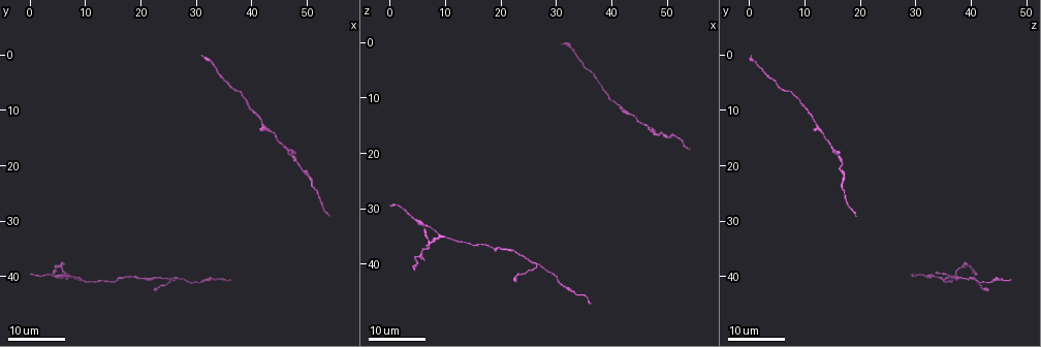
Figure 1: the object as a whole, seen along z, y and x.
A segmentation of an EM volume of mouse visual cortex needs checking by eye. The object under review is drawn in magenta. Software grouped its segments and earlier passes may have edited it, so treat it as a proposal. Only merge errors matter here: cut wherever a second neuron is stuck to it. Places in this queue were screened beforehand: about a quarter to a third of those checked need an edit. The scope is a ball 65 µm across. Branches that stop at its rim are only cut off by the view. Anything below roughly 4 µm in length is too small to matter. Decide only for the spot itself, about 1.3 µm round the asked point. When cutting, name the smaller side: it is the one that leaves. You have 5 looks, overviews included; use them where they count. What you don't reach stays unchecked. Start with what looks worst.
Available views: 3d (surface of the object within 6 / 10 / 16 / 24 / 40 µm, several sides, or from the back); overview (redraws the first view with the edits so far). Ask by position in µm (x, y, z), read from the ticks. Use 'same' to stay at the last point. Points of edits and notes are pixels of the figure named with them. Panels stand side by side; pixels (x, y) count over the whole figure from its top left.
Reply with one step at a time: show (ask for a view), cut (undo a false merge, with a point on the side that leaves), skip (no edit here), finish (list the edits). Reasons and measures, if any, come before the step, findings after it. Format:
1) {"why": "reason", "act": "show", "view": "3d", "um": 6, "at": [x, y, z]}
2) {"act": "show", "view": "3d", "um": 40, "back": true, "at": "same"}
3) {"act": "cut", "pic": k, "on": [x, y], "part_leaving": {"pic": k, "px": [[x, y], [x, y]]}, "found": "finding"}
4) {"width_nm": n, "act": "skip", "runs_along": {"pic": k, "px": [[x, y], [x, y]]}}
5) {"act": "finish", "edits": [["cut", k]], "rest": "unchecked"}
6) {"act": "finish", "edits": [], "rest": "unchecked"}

{"why": "two arms in line, one across", "act": "show", "view": "3d", "um": 24, "at": [26.5, 40.0, 40.5]}

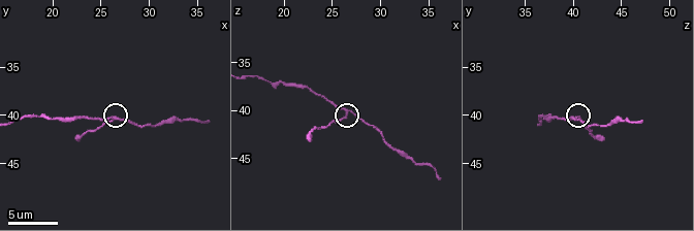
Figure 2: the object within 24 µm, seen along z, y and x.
{"act": "show", "view": "3d", "um": 6, "at": [26.4, 40.0, 40.4]}

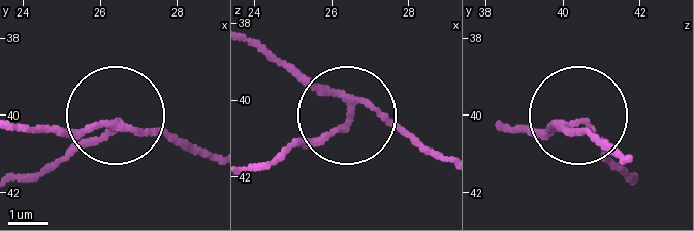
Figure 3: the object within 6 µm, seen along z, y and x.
{"side_arm_um": 6, "act": "skip", "found": "all the same neuron"}

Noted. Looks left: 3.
{"why": "three-way junction", "act": "show", "view": "3d", "um": 24, "at": [9.0, 40.5, 34.5]}

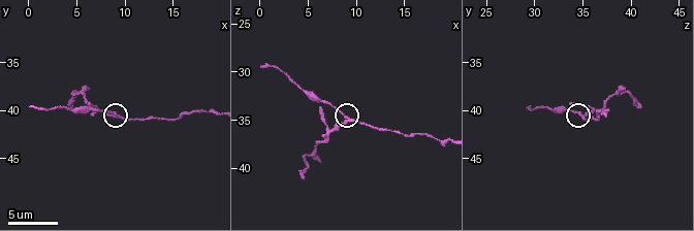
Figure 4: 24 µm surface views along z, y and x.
{"act": "show", "view": "3d", "um": 10, "at": [9.2, 40.4, 35.0]}

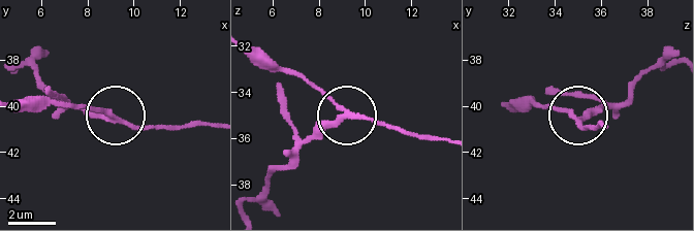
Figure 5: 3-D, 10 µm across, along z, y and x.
{"width_nm": 220, "act": "cut", "pic": 5, "on": [319, 130], "part_leaving": {"pic": 5, "px": [[348, 120], [326, 126], [249, 202]]}, "found": "a second neuron is stuck on"}

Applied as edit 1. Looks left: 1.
{"act": "finish", "edits": [["cut", 5]], "rest": "unchecked"}

